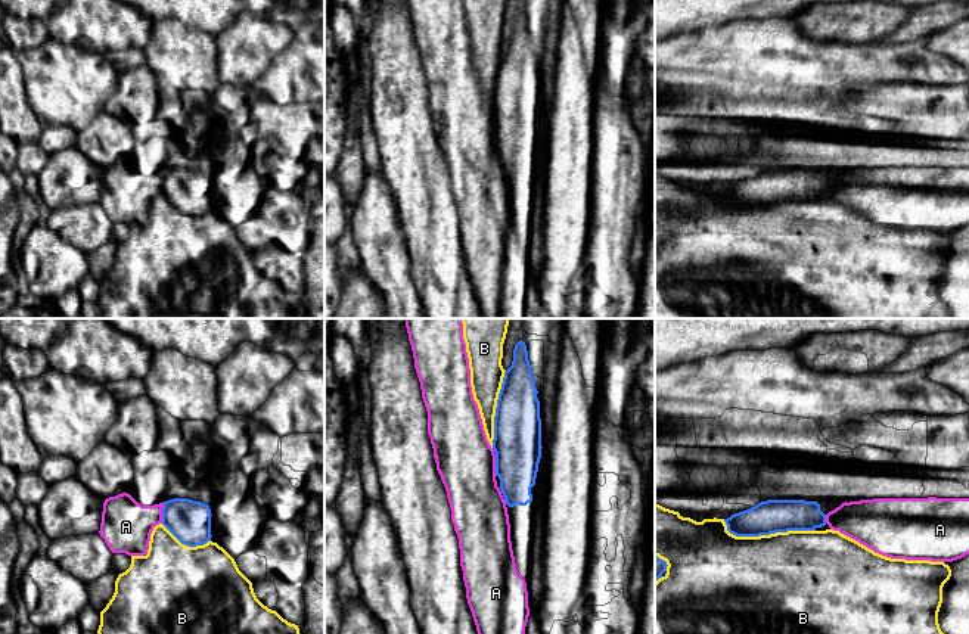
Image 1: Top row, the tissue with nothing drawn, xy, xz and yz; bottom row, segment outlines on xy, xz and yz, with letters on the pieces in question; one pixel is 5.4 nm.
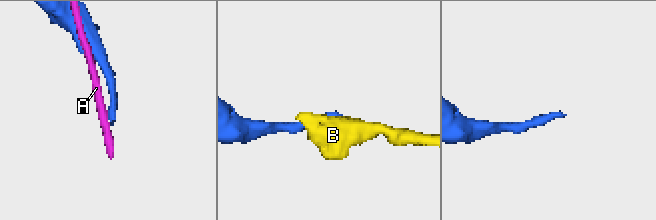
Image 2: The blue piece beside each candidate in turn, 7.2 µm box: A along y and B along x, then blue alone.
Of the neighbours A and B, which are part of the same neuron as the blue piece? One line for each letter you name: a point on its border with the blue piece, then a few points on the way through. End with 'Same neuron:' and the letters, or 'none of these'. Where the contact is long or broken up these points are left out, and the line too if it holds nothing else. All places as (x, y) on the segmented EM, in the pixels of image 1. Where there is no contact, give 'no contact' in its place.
Same neuron: none of these

